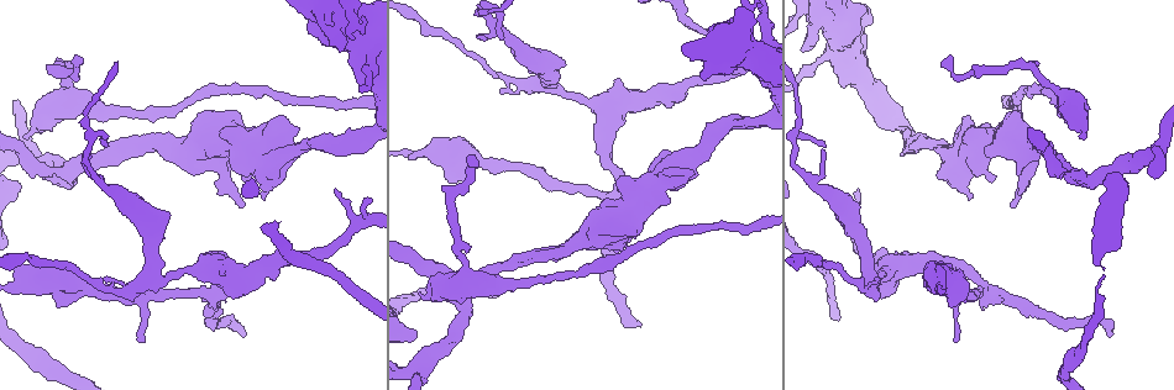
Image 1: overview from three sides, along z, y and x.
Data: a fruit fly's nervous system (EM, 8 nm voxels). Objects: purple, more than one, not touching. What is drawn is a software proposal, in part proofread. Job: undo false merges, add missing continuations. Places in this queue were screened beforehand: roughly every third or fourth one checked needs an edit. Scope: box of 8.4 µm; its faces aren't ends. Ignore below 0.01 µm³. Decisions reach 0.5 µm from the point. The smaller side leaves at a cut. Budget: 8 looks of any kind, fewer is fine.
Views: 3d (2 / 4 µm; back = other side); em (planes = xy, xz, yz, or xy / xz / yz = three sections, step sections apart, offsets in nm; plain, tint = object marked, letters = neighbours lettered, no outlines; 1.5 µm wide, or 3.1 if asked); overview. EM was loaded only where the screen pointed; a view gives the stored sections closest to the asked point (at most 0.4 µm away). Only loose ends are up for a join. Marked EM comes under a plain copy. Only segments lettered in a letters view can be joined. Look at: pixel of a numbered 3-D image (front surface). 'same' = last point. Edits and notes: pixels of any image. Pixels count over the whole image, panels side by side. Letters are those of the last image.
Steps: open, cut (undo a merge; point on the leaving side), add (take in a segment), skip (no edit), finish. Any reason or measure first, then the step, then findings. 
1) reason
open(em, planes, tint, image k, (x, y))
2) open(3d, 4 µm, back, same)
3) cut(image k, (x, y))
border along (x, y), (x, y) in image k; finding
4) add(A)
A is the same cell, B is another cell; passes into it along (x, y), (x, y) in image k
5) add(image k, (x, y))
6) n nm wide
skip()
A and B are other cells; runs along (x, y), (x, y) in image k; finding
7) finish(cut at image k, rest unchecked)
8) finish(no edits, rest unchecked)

free end
open(3d, 2 µm, image 1, (501, 91))

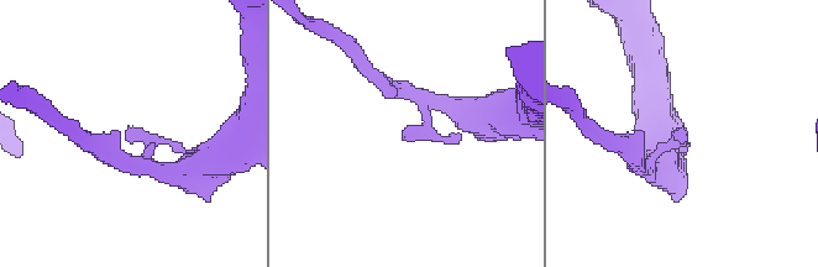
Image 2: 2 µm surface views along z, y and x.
open(em, planes, letters, image 2, (404, 129))

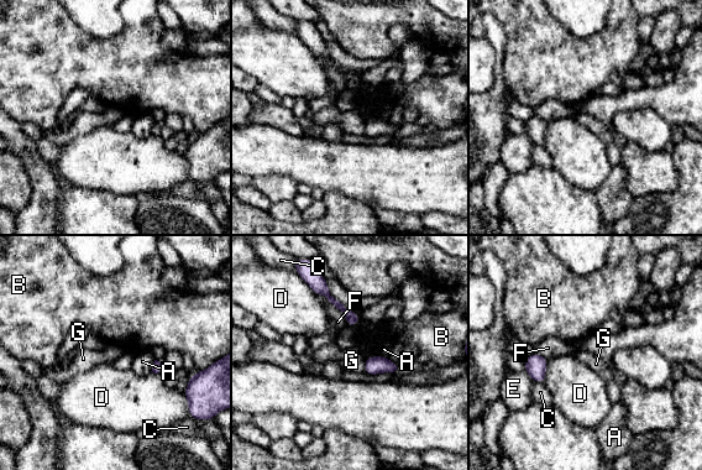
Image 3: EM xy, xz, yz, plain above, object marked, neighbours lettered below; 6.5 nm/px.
120 nm wide
skip()
A, B, C, D, E, F and G are other cells; border along (366, 360), (363, 372) in image 3; no lettered segment goes on from it

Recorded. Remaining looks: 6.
an open end
open(em, xz, step 8, letters, image 1, (476, 165))

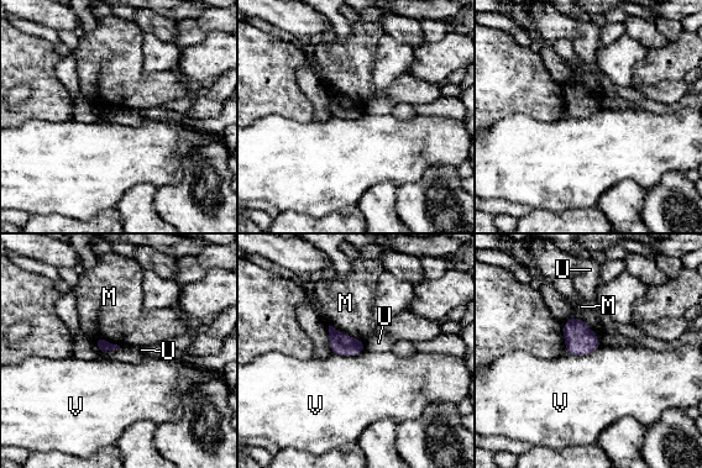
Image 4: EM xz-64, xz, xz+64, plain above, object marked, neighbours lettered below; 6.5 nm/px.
open(em, yz, step 4, letters, same)

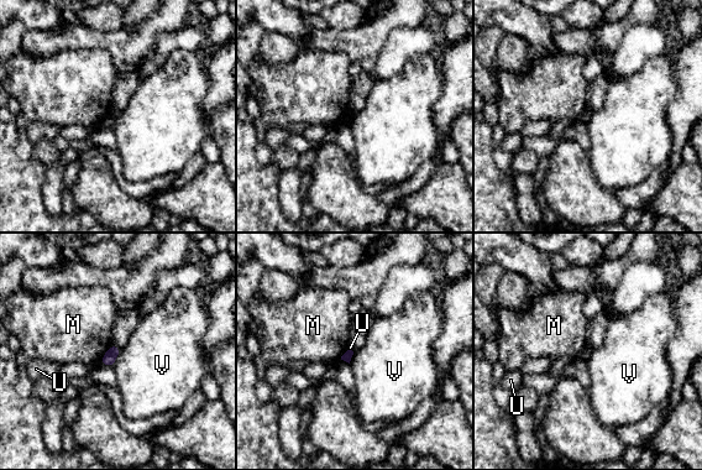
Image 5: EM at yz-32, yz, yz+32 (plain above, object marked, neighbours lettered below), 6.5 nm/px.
skip()
M, U and V are other cells; none of them fits

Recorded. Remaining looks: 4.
sharp bend
open(em, yz, step 8, tint, image 1, (68, 173))

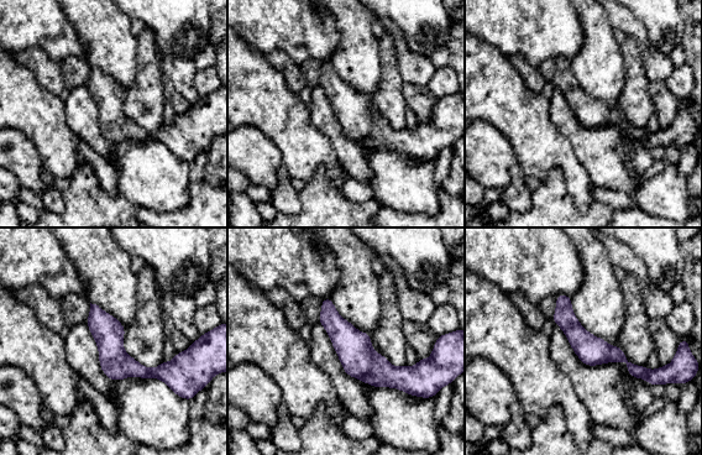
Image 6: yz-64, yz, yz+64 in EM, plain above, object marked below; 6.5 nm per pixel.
another direction
open(em, planes, letters, same)

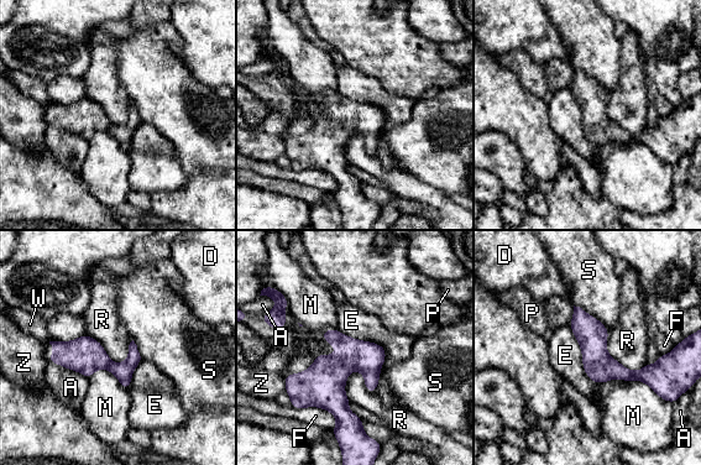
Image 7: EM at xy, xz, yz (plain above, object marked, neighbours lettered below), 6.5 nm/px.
200 nm wide
skip()
A, D, E, F, M, P, R, S, W and Z are other cells; border along (349, 372), (376, 391) in image 7; continuous, no second neuron

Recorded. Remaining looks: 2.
finish(no edits, rest unchecked)

